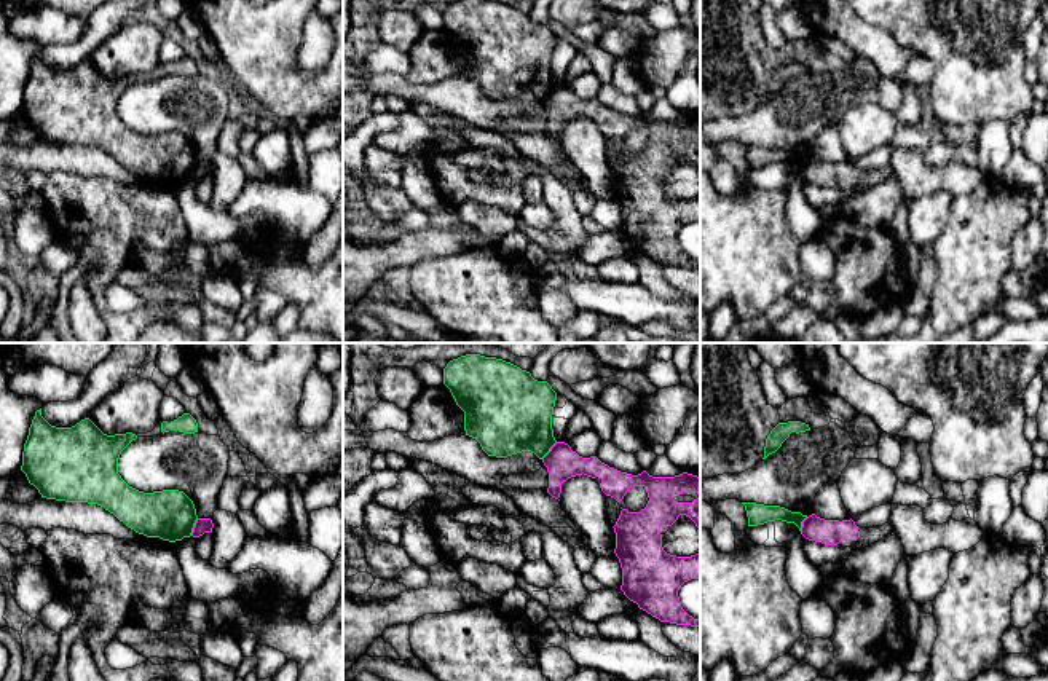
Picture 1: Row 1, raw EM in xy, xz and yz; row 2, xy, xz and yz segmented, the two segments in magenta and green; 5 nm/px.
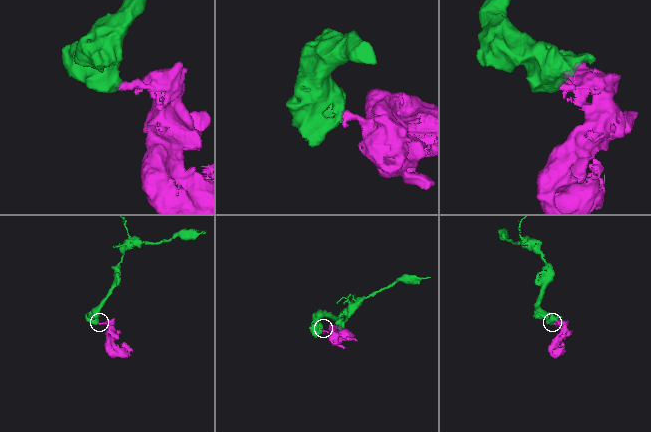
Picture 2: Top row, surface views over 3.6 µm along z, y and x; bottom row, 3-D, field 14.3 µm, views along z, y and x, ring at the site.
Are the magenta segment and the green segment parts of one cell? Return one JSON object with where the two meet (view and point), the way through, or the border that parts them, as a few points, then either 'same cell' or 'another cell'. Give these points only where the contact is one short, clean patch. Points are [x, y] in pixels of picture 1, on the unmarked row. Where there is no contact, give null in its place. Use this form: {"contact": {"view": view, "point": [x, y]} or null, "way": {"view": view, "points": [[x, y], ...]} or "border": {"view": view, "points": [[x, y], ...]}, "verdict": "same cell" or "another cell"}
{"contact": {"view": "xy", "point": [195, 169]}, "border": {"view": "xy", "points": [[198, 161], [190, 177]]}, "verdict": "another cell"}

